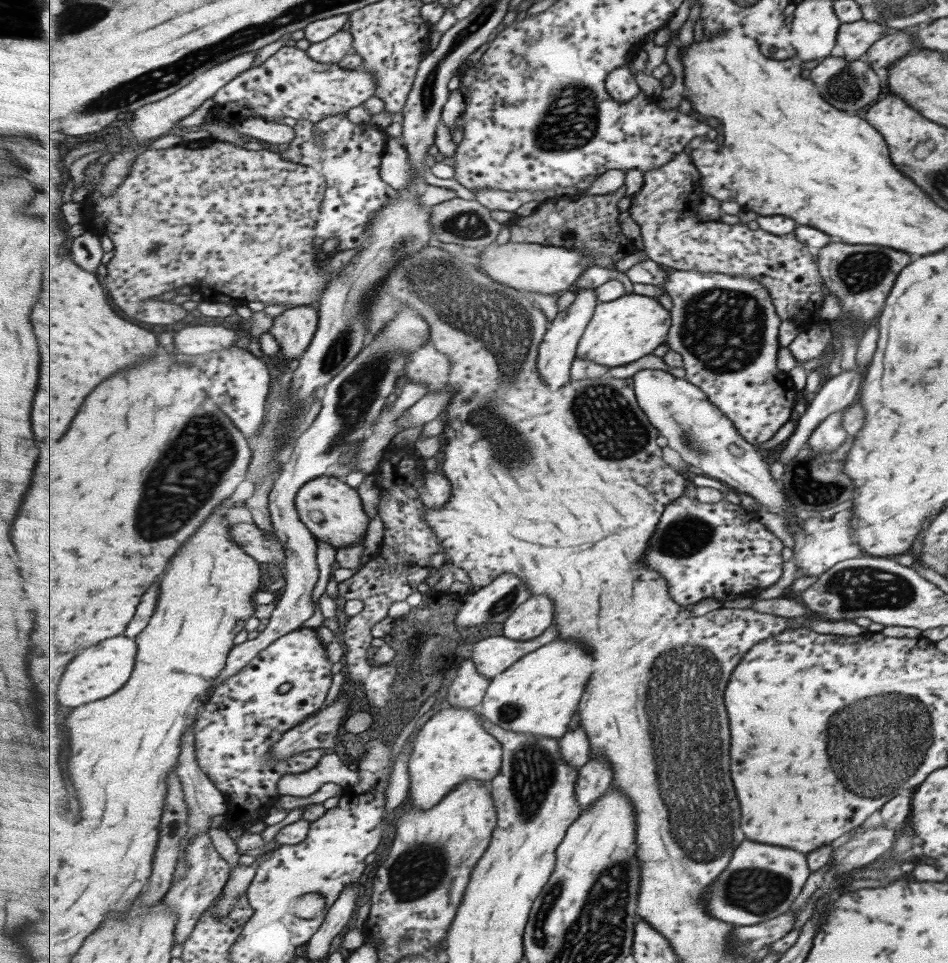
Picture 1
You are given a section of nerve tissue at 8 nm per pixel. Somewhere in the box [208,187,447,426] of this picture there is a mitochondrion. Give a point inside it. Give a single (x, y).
(335, 353)

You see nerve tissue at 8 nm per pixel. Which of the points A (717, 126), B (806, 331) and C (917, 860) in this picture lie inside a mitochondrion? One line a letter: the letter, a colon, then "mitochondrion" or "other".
A: other
B: other
C: other

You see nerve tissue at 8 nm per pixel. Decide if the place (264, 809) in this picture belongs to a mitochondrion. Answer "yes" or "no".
no

